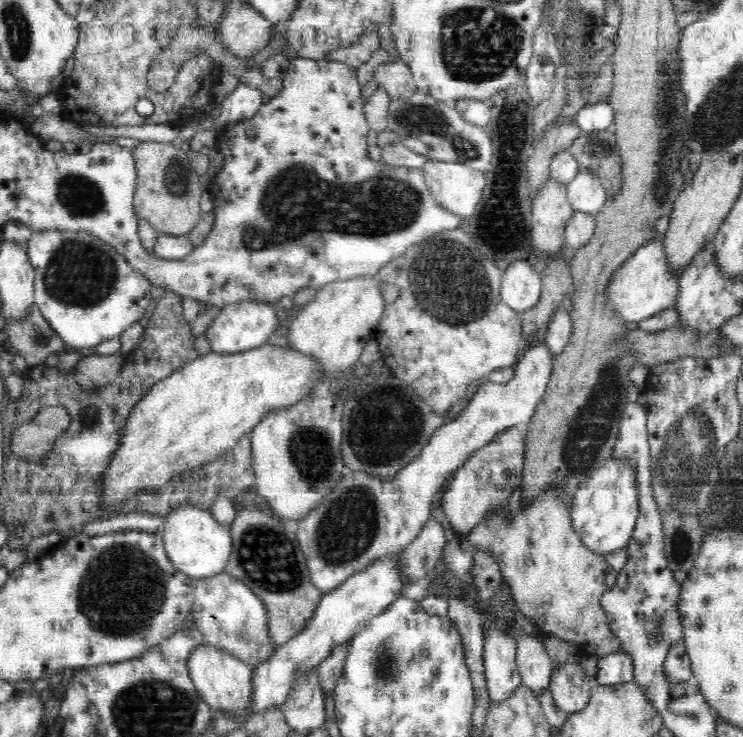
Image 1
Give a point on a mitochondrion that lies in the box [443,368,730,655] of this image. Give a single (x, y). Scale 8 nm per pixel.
(687, 451)

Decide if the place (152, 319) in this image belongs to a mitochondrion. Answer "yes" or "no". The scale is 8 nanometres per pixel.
no

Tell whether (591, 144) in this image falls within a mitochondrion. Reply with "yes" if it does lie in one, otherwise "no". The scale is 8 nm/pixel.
yes

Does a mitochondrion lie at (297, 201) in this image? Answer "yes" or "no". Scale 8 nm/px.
yes

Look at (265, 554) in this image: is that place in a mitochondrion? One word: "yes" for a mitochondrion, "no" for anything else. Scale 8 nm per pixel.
yes

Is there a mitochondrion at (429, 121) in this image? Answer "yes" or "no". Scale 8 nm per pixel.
yes

